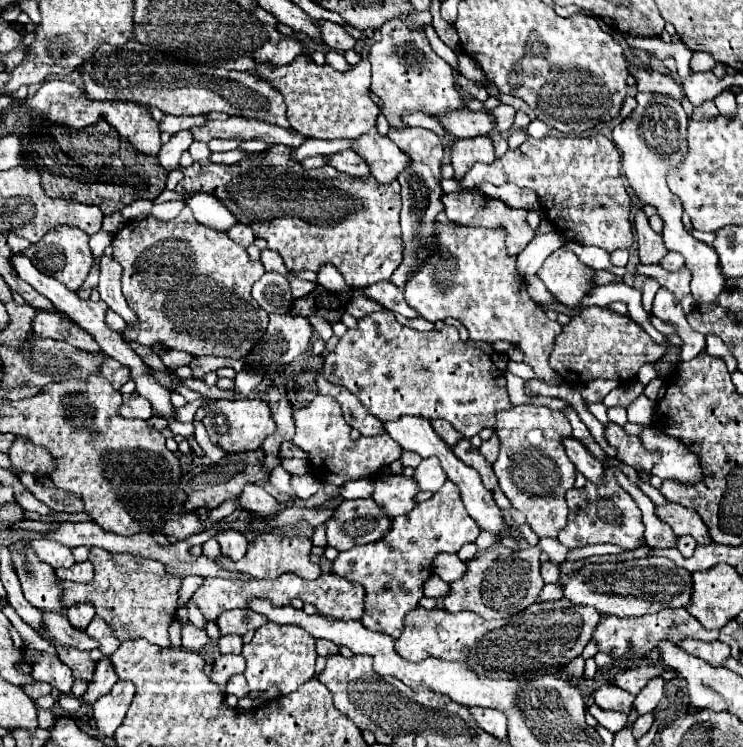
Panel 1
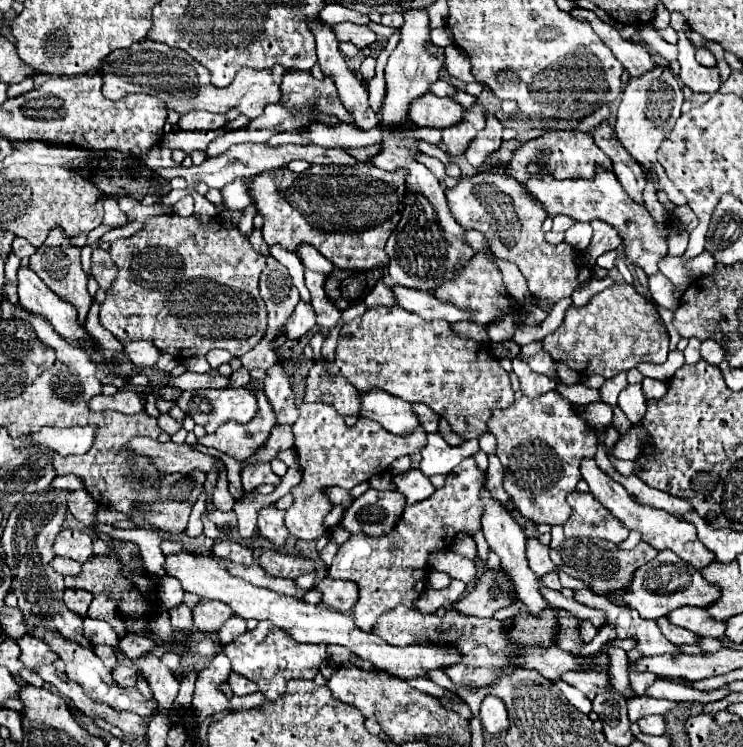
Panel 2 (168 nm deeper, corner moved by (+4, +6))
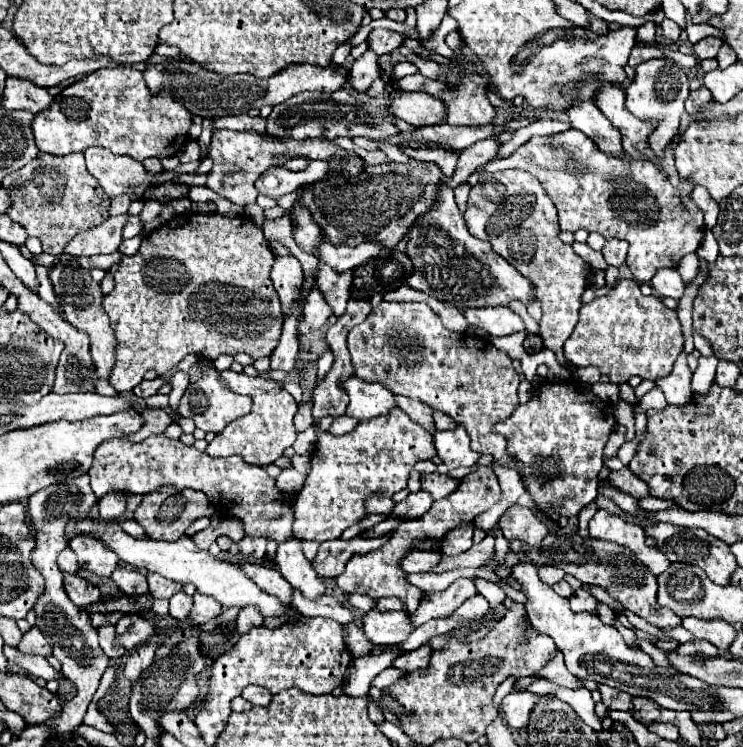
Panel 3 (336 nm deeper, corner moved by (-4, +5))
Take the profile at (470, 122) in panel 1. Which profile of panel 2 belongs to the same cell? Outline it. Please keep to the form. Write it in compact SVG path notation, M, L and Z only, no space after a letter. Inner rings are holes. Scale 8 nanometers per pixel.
M432 92L416 98L408 108L408 120L416 126L426 128L446 128L454 126L462 118L462 106L452 98L440 98Z

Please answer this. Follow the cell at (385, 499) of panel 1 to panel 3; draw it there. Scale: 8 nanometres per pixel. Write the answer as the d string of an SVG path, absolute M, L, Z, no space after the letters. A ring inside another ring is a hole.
M430 473L422 477L422 489L428 491L434 499L442 499L448 497L456 487L458 487L458 479L452 479L450 475L442 475L442 473Z

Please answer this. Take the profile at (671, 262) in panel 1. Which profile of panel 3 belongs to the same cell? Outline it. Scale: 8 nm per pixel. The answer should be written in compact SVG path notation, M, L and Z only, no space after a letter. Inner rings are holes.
M568 129L558 135L532 137L510 157L483 165L482 171L494 173L506 169L522 169L540 179L558 209L562 231L586 229L628 241L628 267L638 283L650 283L662 267L676 267L684 255L698 249L704 237L702 211L690 199L694 185L680 183L680 187L672 187L656 165L610 157L582 131Z

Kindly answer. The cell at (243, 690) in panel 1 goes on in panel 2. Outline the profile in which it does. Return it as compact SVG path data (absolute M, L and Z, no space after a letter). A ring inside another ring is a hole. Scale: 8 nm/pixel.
M230 674L228 684L230 684L234 696L248 696L248 694L258 692L258 686L254 686L254 682L250 682L248 678L238 676L238 674Z

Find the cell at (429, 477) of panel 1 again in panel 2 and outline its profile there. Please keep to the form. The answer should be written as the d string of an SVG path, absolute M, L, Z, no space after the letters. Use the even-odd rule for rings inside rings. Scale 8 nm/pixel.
M438 432L428 434L428 444L422 448L422 462L420 470L426 476L434 474L450 474L464 458L472 456L479 450L478 439L462 442L460 446L450 446Z

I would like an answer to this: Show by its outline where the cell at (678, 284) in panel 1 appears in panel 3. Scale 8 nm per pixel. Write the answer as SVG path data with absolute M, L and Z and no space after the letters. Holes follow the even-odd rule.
M710 229L705 230L703 241L696 254L699 258L704 258L709 263L714 263L718 259L718 243Z

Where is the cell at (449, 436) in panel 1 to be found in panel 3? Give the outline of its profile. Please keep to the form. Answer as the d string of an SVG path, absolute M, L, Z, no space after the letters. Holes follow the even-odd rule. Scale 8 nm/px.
M402 395L396 397L396 403L398 403L398 407L400 407L404 413L408 413L410 419L414 419L416 423L420 423L424 429L428 429L430 433L436 431L436 427L434 427L434 417L432 417L432 413L434 413L432 407L424 405L422 401L410 399L410 397L402 397Z

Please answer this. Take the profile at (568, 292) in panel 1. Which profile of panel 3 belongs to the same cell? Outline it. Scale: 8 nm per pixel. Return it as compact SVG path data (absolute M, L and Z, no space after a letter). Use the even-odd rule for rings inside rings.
M520 169L498 171L488 181L480 181L470 189L464 219L474 237L488 241L498 255L502 255L518 269L518 273L526 275L534 283L534 293L542 303L540 337L544 347L556 353L562 367L568 367L570 361L566 361L562 345L578 321L578 309L582 305L580 297L588 287L592 269L580 255L572 251L568 243L558 239L560 227L556 207L544 193L538 179Z

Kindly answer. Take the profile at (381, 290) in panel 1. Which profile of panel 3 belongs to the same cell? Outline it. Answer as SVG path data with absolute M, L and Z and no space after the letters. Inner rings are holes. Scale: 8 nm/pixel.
M470 307L462 309L464 319L484 329L488 335L510 335L524 329L522 319L508 307Z

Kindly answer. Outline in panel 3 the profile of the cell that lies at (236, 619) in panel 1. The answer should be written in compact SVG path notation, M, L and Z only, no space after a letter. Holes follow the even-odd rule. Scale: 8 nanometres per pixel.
M196 593L192 599L194 599L194 605L192 605L192 611L190 611L190 617L188 619L194 625L204 625L204 623L214 621L216 617L222 615L222 605L214 597Z

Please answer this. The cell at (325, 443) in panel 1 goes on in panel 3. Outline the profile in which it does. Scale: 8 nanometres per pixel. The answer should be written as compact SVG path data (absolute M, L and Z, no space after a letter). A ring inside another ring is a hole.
M394 409L384 417L360 421L354 431L340 437L328 431L320 431L318 421L314 421L314 429L318 441L316 441L316 451L312 453L312 469L306 477L304 489L296 495L294 501L294 535L306 541L324 543L328 539L338 539L346 527L354 525L358 519L368 515L362 507L366 495L370 493L390 495L404 489L408 473L412 471L414 463L420 459L432 459L436 455L432 435L422 425L414 423L402 409Z

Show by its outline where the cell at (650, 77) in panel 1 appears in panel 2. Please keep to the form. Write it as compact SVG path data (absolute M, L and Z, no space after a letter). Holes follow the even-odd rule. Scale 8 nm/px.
M572 8L570 14L578 20L586 20L592 26L592 30L598 34L598 38L614 52L614 56L622 62L622 66L630 72L632 78L636 78L638 74L644 74L646 70L650 70L654 66L654 62L644 46L622 38L614 26L602 22L594 12L584 10L584 8Z

